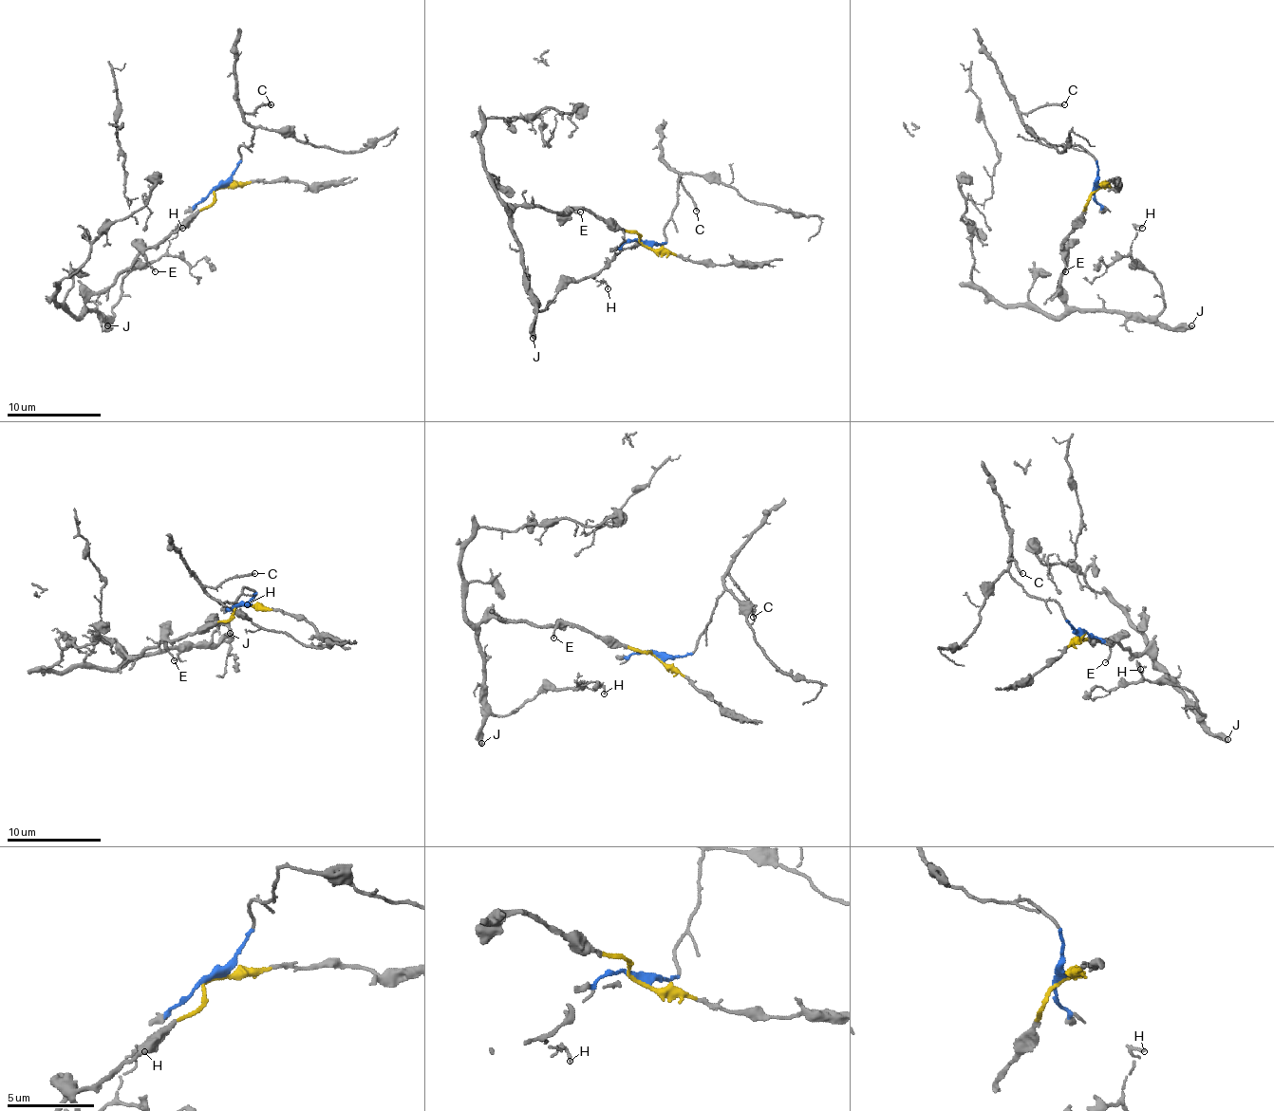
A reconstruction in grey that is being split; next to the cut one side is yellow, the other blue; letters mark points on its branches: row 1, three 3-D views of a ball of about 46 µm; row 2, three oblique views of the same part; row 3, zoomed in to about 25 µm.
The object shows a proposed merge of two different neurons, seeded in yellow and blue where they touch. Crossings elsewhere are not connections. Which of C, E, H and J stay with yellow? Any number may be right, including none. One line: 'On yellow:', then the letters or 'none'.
On yellow: E, H, J

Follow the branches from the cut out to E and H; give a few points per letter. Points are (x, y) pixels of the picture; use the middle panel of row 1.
E: (645, 244), (635, 232), (611, 230), (586, 209), (569, 209), (581, 211)
H: (645, 244), (586, 209), (517, 206), (510, 215), (538, 310), (571, 282), (588, 277), (607, 288)

